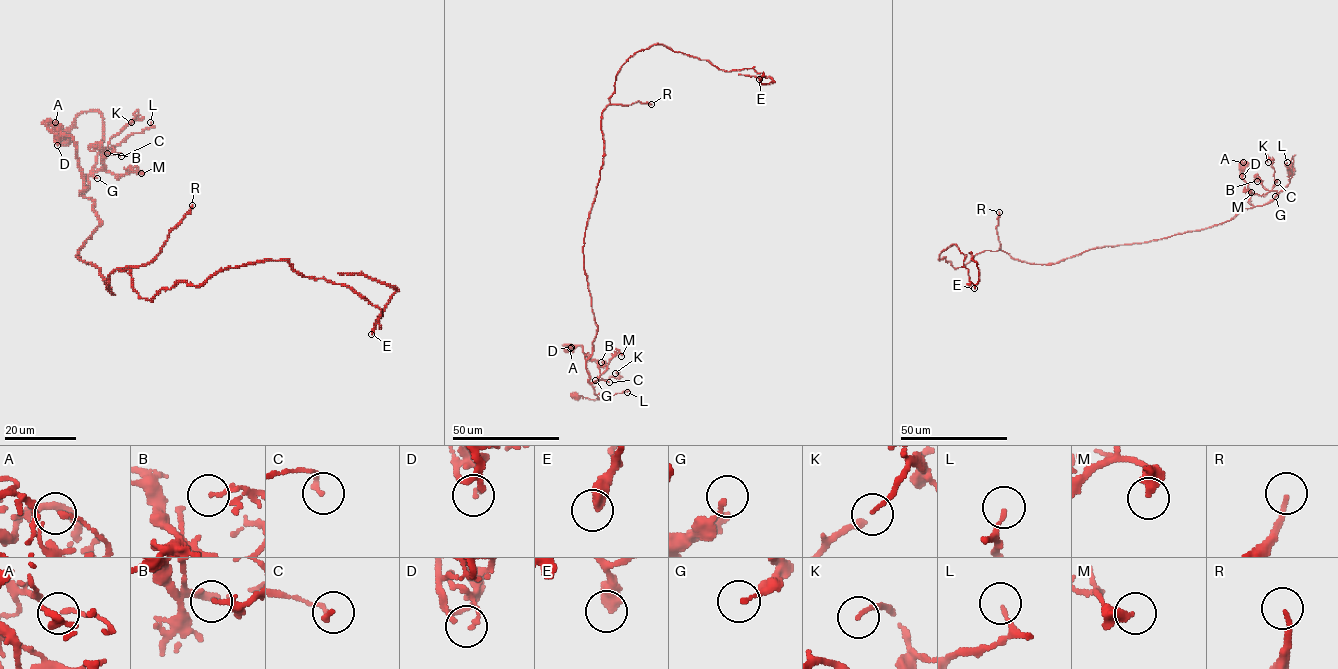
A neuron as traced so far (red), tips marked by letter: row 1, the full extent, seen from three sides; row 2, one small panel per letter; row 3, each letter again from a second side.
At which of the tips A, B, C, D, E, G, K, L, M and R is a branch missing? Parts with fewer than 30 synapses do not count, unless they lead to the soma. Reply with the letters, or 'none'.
R

